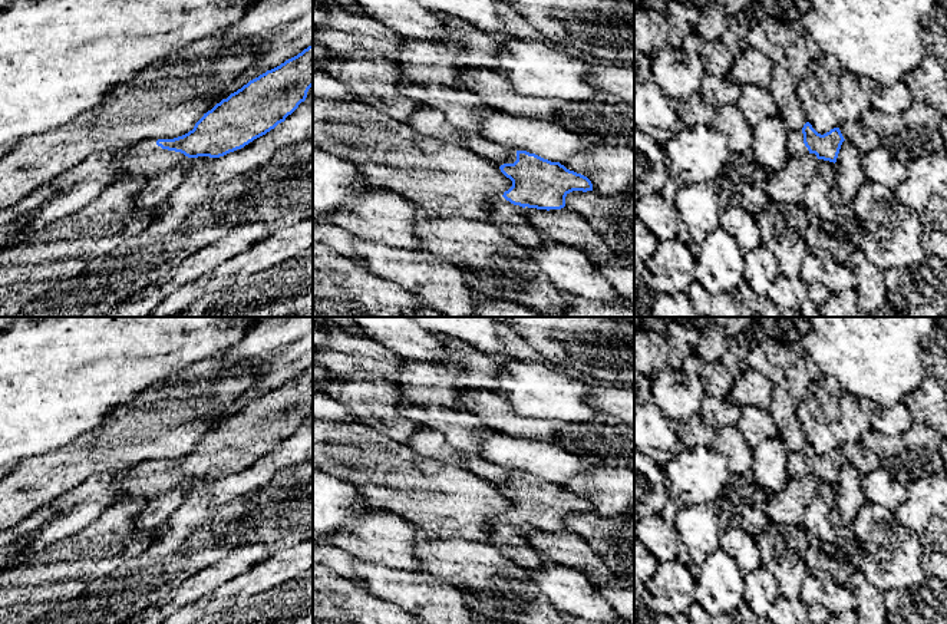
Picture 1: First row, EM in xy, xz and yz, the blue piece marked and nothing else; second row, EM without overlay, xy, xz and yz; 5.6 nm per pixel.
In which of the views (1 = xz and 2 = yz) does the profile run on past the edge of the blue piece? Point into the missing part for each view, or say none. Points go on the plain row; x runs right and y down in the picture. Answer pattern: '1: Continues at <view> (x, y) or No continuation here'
1: Continues at xz (511, 479)
2: Continues at yz (795, 468)

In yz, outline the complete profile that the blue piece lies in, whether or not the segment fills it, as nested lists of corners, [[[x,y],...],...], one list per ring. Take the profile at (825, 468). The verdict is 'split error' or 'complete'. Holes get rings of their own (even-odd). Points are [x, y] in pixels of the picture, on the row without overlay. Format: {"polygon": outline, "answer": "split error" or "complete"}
{"polygon": [[[809,443],[801,452],[788,453],[786,472],[789,479],[798,479],[805,475],[815,475],[818,481],[837,483],[844,458],[839,449],[818,455]]], "answer": "split error"}

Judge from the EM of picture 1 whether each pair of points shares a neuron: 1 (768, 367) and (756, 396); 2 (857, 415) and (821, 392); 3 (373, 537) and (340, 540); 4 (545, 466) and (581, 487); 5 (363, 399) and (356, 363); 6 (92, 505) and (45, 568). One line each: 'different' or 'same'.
1: different
2: same
3: same
4: different
5: different
6: different

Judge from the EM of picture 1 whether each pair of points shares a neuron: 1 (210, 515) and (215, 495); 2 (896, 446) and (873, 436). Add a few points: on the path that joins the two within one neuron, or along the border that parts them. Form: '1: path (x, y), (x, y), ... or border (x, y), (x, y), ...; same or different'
1: border (244, 495), (217, 508), (211, 508), (204, 497); different
2: path (890, 446), (878, 442); same

